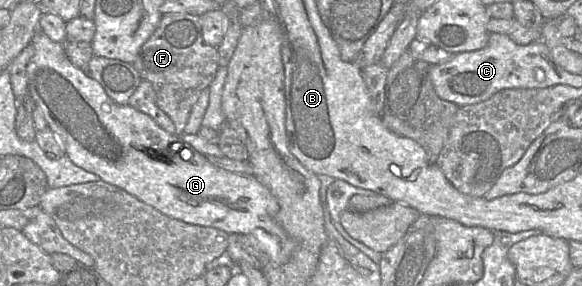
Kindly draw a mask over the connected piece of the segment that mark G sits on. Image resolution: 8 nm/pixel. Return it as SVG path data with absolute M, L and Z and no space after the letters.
M38 30L32 39L34 55L27 65L28 94L47 121L48 128L62 144L65 155L78 167L97 175L152 206L162 214L185 223L214 227L230 234L250 234L271 265L286 264L297 249L296 241L276 221L279 204L270 190L257 178L240 175L211 164L205 155L181 141L179 135L162 129L147 114L130 105L119 105L105 92L99 82L88 77L71 63L65 44L51 40Z

